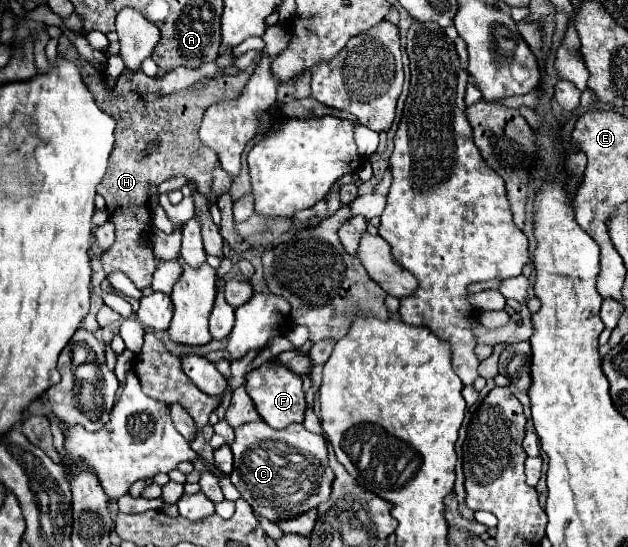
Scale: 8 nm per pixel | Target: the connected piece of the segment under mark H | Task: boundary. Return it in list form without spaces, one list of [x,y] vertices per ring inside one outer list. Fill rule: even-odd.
[[[66,33],[60,35],[58,39],[58,55],[62,59],[72,61],[74,65],[80,65],[80,75],[84,83],[88,85],[88,91],[92,91],[94,101],[102,111],[106,111],[110,117],[116,121],[116,131],[114,131],[114,149],[108,159],[108,171],[98,183],[98,193],[106,199],[106,211],[110,215],[110,221],[116,225],[116,241],[112,247],[108,247],[102,255],[102,265],[106,275],[114,271],[122,271],[128,275],[128,279],[138,287],[150,287],[152,273],[154,273],[154,255],[152,251],[144,245],[144,235],[150,229],[150,211],[148,211],[148,183],[160,185],[162,181],[174,177],[174,175],[184,175],[188,179],[194,179],[198,185],[198,191],[208,197],[210,183],[212,183],[212,167],[216,163],[216,153],[210,151],[198,137],[198,129],[204,117],[204,111],[220,103],[224,99],[234,99],[238,93],[242,93],[244,85],[250,79],[252,69],[260,63],[260,53],[252,61],[252,65],[242,71],[240,75],[218,75],[214,77],[204,89],[192,91],[184,89],[182,93],[172,93],[172,95],[140,95],[140,93],[126,93],[126,95],[114,95],[112,89],[106,89],[102,83],[102,73],[90,65],[86,59],[82,59],[68,39]],[[158,139],[160,147],[144,157],[144,149],[150,141]]]

